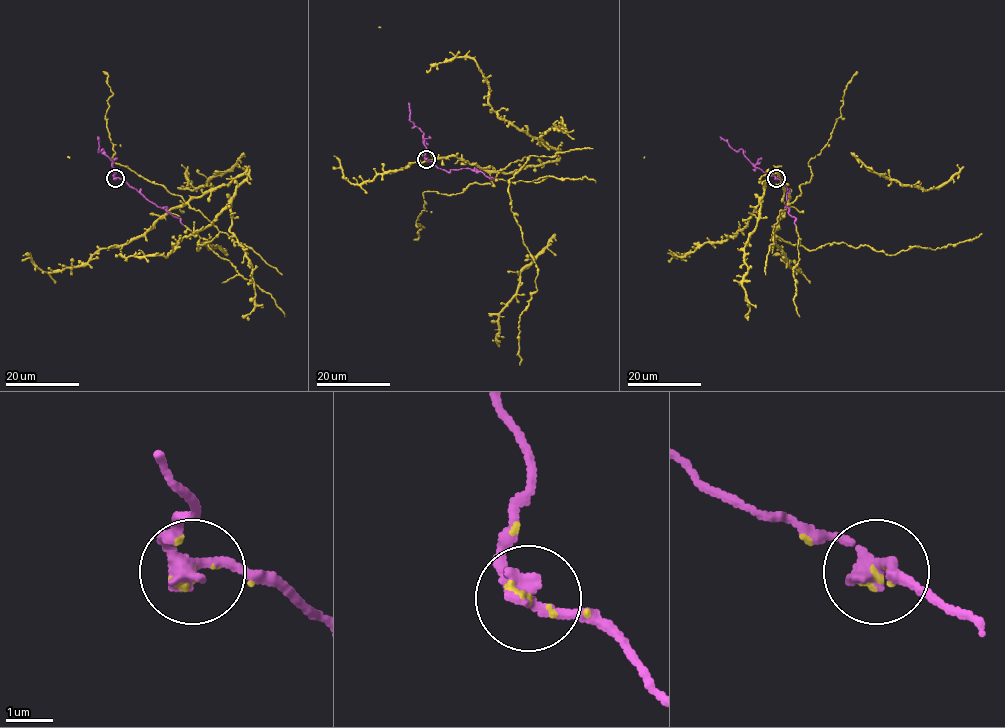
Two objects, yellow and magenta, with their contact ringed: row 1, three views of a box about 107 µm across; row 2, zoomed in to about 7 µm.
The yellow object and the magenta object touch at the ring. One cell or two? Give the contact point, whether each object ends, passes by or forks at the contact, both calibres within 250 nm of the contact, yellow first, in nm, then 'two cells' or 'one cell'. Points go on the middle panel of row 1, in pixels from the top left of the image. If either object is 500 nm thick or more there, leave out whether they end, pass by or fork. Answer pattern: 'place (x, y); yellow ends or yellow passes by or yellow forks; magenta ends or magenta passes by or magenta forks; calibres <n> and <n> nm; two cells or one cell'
place (426, 159); yellow ends; magenta passes by; calibres 100 and 320 nm; one cell

